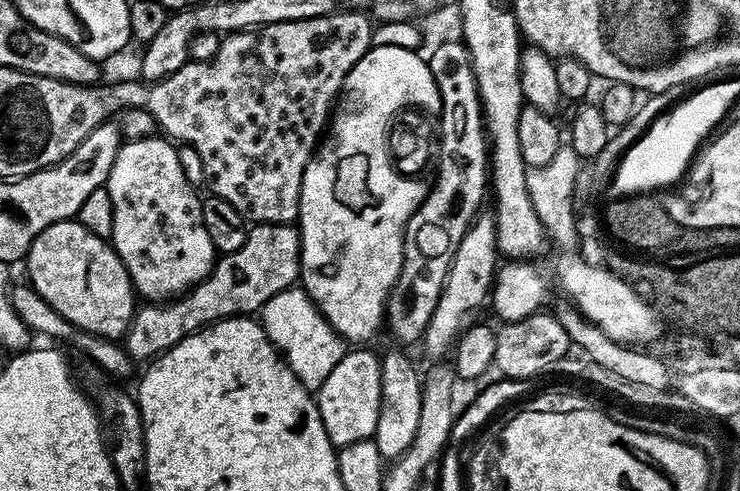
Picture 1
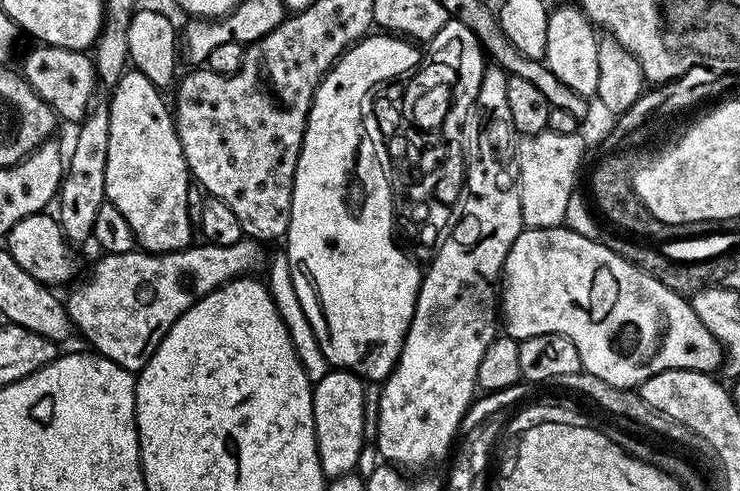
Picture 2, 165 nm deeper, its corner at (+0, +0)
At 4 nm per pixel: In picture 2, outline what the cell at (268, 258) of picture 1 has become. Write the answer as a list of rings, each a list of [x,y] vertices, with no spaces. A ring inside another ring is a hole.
[[[241,238],[234,242],[234,246],[214,246],[207,242],[198,244],[183,248],[180,252],[153,254],[133,250],[126,254],[101,255],[92,273],[66,296],[66,307],[73,329],[77,333],[81,332],[99,355],[110,358],[127,372],[139,374],[162,342],[168,327],[178,322],[180,315],[190,310],[190,306],[194,306],[199,297],[221,288],[230,280],[255,273],[255,268],[264,260],[264,252],[260,249],[263,247],[251,238]]]

